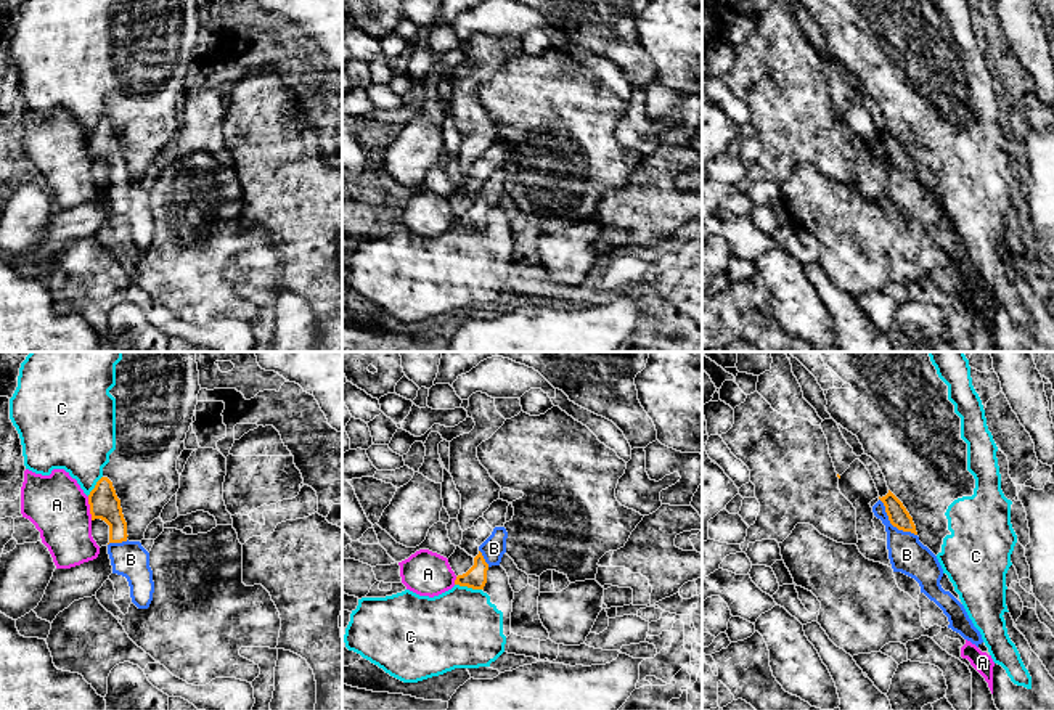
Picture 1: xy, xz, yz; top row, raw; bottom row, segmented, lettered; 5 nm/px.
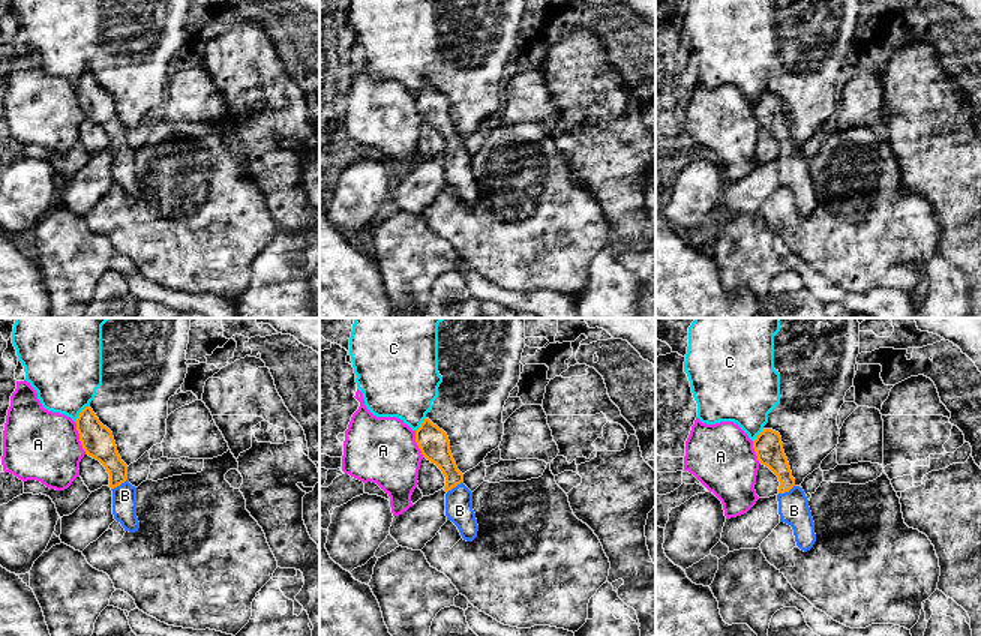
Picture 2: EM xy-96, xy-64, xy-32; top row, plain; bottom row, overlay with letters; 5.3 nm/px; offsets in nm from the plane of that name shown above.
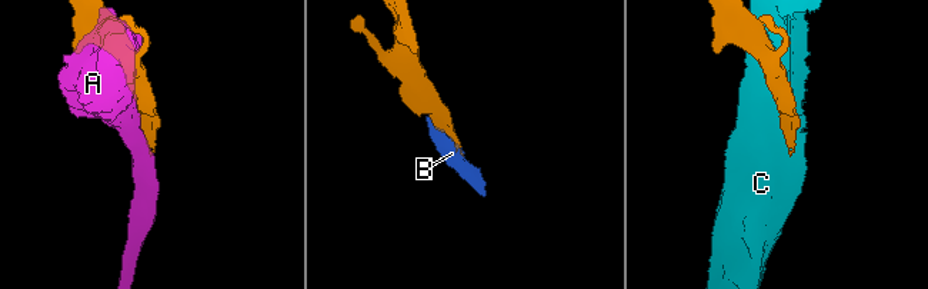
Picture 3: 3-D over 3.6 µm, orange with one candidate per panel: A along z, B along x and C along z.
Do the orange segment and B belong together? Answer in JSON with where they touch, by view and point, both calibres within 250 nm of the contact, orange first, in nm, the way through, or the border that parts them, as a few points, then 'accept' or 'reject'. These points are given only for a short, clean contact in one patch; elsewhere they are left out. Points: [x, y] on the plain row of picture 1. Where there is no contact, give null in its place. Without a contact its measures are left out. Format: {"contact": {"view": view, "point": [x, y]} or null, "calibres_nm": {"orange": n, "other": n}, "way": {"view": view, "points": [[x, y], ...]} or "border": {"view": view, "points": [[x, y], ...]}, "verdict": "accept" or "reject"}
{"contact": {"view": "yz", "point": [892, 164]}, "calibres_nm": {"orange": 100, "other": 180}, "way": {"view": "yz", "points": [[898, 156], [892, 164], [902, 174], [906, 195]]}, "verdict": "accept"}

